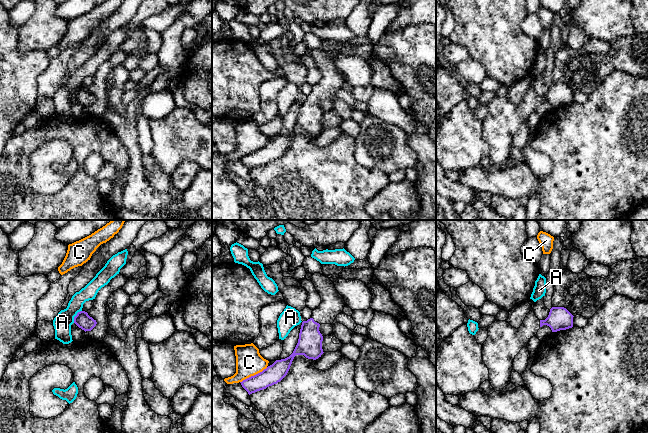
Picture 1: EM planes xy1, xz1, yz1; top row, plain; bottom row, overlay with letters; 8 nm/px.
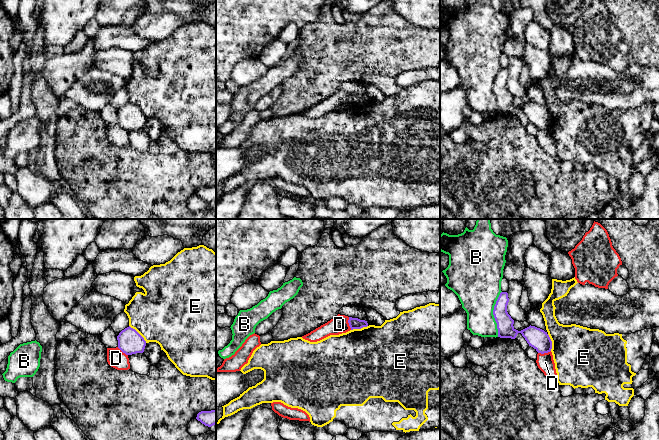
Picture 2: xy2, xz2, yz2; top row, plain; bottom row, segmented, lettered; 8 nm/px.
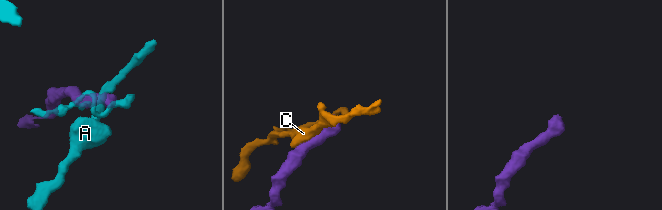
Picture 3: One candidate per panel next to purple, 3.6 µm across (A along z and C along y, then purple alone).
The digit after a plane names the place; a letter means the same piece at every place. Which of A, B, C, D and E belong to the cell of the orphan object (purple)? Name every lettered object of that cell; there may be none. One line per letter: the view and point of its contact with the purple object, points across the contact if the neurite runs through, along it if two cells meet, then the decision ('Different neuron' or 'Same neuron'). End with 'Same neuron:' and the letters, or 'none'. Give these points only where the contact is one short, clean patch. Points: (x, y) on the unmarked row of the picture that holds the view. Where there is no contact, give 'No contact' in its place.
A: Touches purple at xy1 (75, 92). Boundary: xy1 (81, 86), (74, 93), (73, 98). Different neuron
B: Touches purple at yz2 (493, 90). Different neuron
C: Touches purple at xz1 (254, 151). Boundary: xz1 (267, 143), (240, 158). Different neuron
D: Touches purple at xz2 (348, 98). Boundary: xz2 (348, 93), (348, 101), (351, 105). Different neuron
E: Touches purple at xy2 (138, 109). Different neuron
Same neuron: none

